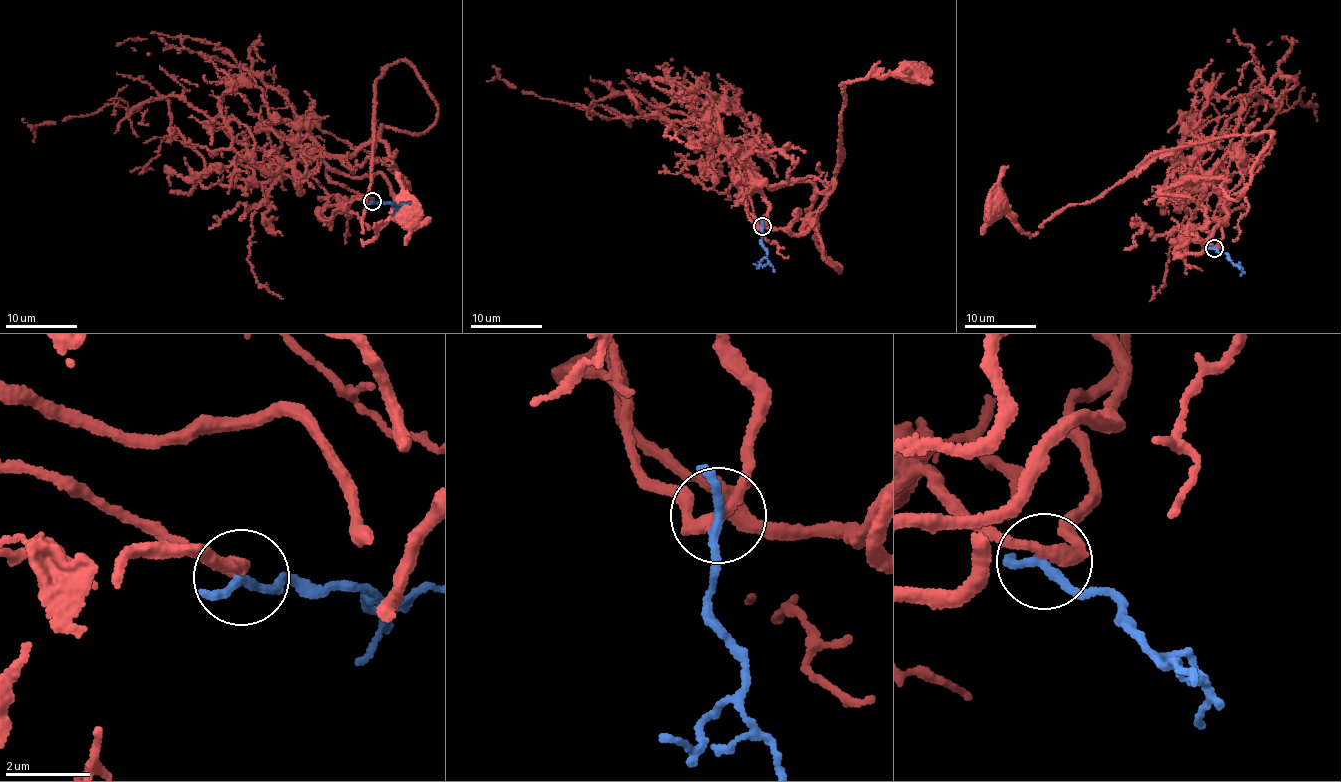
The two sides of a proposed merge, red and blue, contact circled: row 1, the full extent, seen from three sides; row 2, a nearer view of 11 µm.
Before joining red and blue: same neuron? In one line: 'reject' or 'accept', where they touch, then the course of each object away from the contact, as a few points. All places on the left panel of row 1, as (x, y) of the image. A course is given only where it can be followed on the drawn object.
accept; place (372, 201); course red (372, 200), (326, 199), (304, 159), (434, 122), (401, 61), (374, 80), (361, 239), (406, 213); course blue (372, 200), (394, 204), (392, 215)

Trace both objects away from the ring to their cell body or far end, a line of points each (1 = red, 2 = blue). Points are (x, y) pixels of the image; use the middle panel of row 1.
1: (762, 226), (744, 162), (768, 185), (814, 185), (804, 224), (842, 269), (815, 233), (839, 85), (912, 73)
2: (762, 226), (762, 243), (767, 254), (760, 264), (753, 264)

